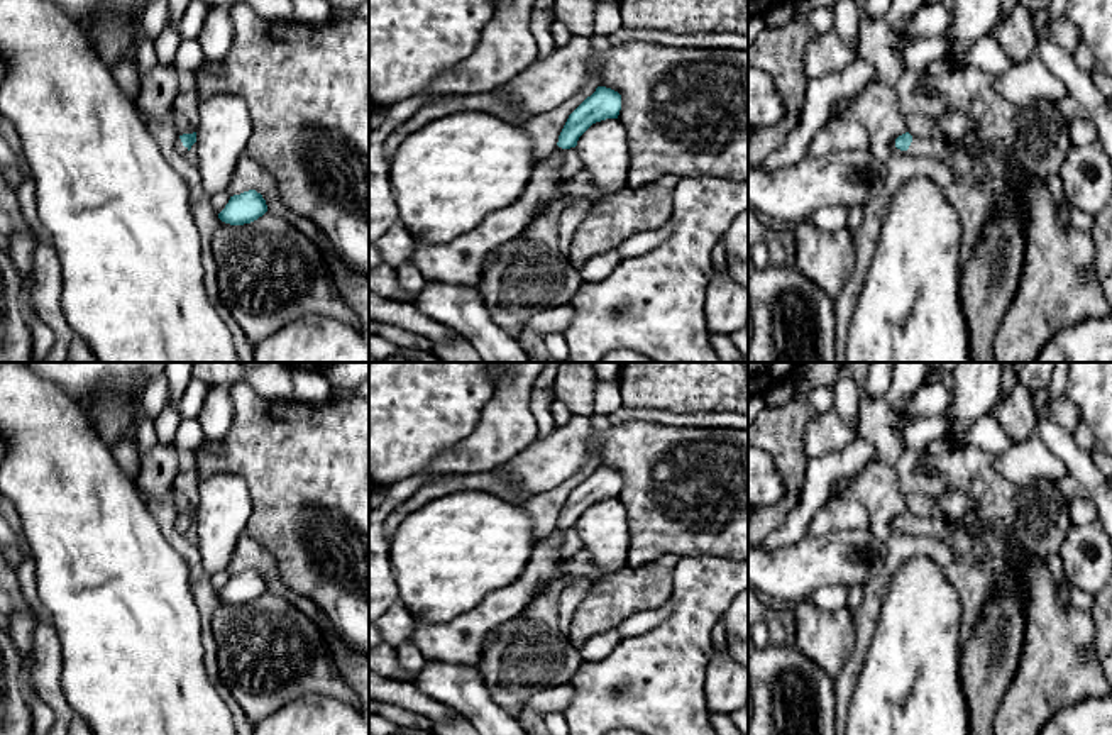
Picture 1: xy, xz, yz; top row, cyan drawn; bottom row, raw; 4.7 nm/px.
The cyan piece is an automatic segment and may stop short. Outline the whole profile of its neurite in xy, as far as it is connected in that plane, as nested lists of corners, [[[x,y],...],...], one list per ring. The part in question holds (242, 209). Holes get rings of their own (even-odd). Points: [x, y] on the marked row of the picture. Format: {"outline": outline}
{"outline": [[[256,190],[230,196],[218,218],[230,225],[244,225],[257,220],[267,212],[266,200]]]}

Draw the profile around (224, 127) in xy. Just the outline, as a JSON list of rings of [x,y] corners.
[[[217,95],[198,103],[198,171],[212,198],[227,191],[239,158],[252,137],[252,120],[240,97]]]

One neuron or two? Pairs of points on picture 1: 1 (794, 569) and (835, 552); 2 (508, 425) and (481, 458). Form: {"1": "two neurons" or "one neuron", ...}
{"1": "one neuron", "2": "one neuron"}

